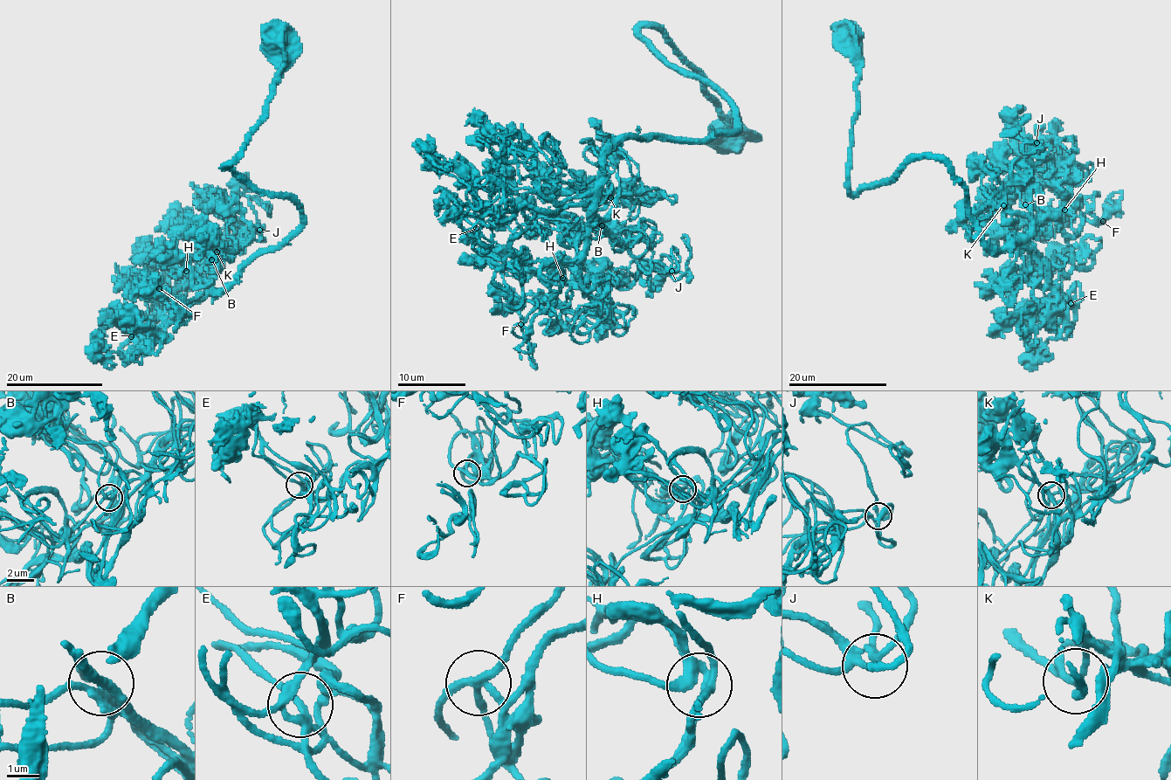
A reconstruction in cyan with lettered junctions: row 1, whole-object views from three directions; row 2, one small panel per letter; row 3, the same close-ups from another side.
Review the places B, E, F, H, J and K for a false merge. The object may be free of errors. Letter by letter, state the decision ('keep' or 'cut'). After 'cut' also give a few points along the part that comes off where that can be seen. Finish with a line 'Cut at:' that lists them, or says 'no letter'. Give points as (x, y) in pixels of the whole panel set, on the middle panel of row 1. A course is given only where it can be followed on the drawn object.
B: keep
E: keep
F: keep
H: keep
J: keep
K: keep
Cut at: no letter

